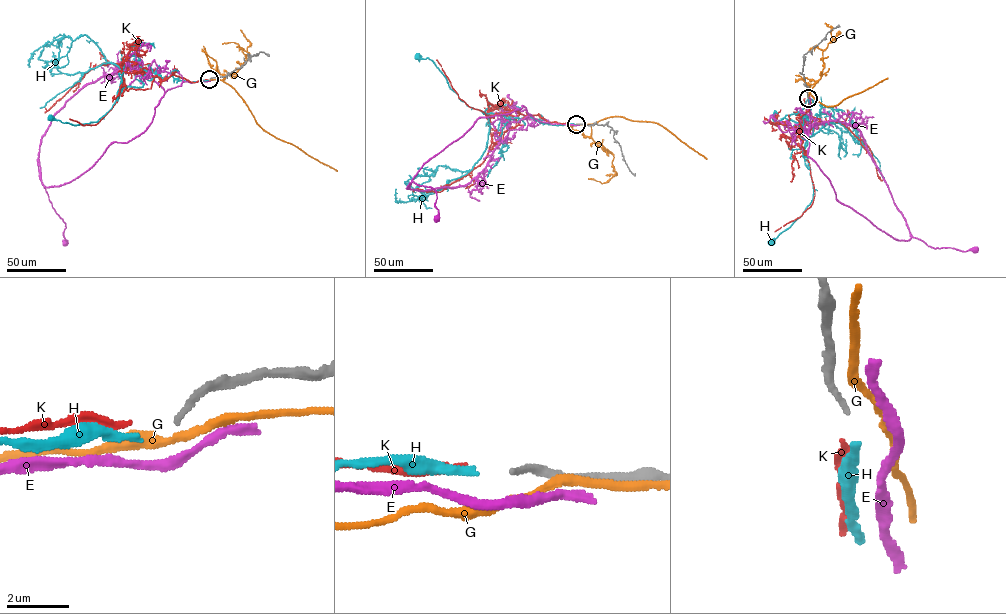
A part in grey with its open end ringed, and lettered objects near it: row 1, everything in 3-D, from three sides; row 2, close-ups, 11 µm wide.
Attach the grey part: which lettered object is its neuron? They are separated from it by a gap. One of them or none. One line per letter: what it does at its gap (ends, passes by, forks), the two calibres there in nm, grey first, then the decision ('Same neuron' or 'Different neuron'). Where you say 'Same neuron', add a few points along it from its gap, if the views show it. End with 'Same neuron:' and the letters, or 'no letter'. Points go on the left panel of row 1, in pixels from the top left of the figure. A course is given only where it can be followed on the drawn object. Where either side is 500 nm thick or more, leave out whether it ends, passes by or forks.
E: It passes by. Thickness 180 nm (grey) against 280 nm. Different neuron
G: It passes by. Thickness 180 nm (grey) against 280 nm. Different neuron
H: It ends there. Thickness 180 nm (grey) against 220 nm. Same neuron. Its course: (208, 80), (142, 76), (142, 86), (120, 89), (117, 100), (96, 122), (75, 125), (49, 117)
K: It ends there. Thickness 180 nm (grey) against 200 nm. Different neuron
Same neuron: H

